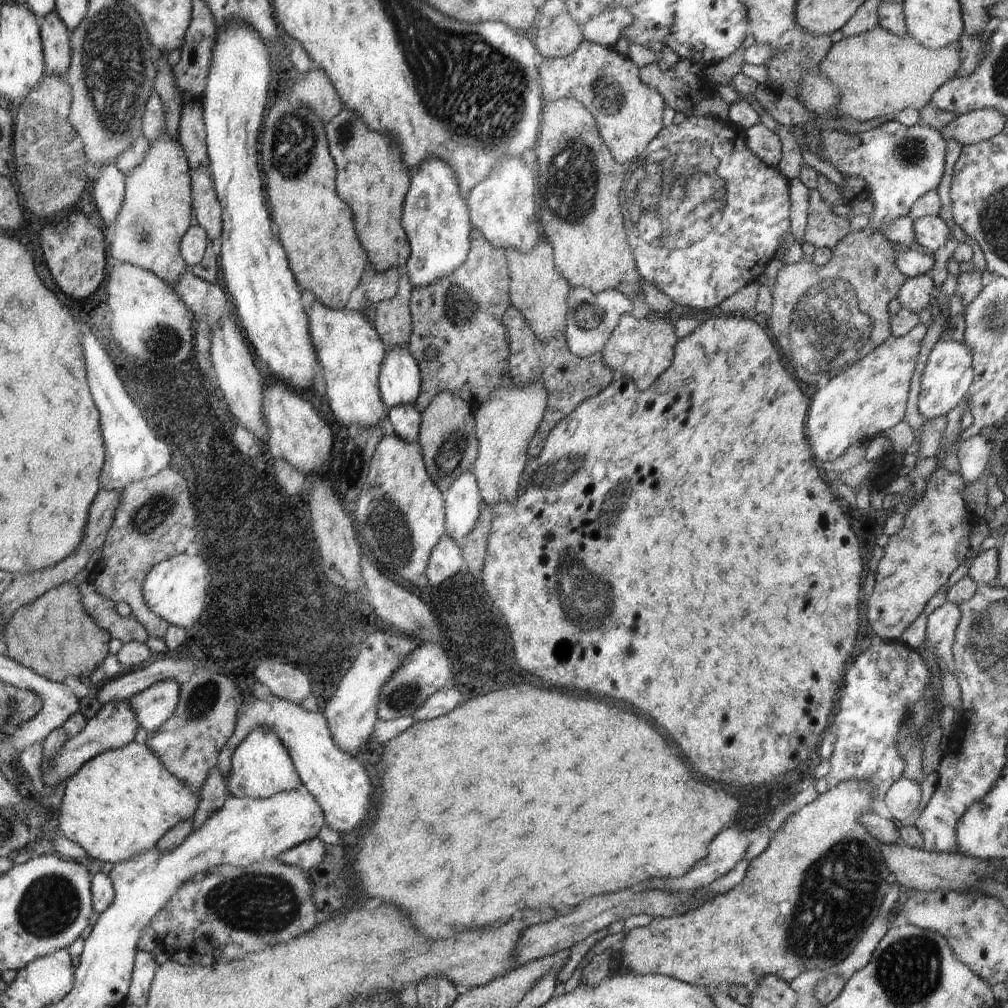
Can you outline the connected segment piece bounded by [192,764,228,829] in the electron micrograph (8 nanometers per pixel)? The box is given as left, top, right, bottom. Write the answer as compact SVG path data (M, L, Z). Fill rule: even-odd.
M218 764L209 770L199 795L200 802L198 802L198 808L192 819L194 829L204 826L204 822L214 812L220 810L228 795L227 785L224 782L224 778L222 778L222 774L220 774L220 770L218 770Z

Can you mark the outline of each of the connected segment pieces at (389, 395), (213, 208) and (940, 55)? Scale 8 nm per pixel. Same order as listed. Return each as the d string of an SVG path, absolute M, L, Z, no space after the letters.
M396 346L386 351L378 386L380 396L388 409L404 404L415 406L420 396L421 384L420 369L409 349Z
M209 166L190 169L191 196L198 224L214 242L222 234L222 208L214 190Z
M878 25L864 34L843 37L828 49L817 66L840 90L840 106L836 106L840 115L866 122L904 109L919 111L930 105L936 90L957 77L960 49L959 40L940 49L926 48L909 33L896 36Z

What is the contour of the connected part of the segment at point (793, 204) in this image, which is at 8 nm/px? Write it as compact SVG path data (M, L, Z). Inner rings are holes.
M798 178L789 179L790 199L790 232L795 241L804 243L803 237L807 226L809 208L809 194L807 186L804 186Z

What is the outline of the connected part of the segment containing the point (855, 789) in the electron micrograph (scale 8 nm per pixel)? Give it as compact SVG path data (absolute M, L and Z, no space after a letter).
M858 780L840 782L838 786L834 786L818 795L813 802L803 806L802 809L795 812L786 822L780 825L779 829L772 834L771 841L764 852L750 861L745 877L738 885L733 886L732 889L725 893L718 893L712 900L700 904L687 913L679 916L654 917L649 925L635 927L630 930L624 939L624 948L621 950L622 964L630 972L636 972L636 974L666 975L702 989L714 988L718 984L735 984L743 986L750 993L756 990L758 982L764 976L774 975L789 983L803 972L806 972L806 970L822 969L827 972L831 966L842 962L858 946L858 942L862 940L864 932L868 930L872 920L876 918L876 914L880 910L880 902L884 899L889 886L888 882L886 882L889 870L884 858L882 858L880 846L878 846L880 842L860 824L860 814L873 810L872 800L874 800L872 786L866 784L866 782L858 782Z

